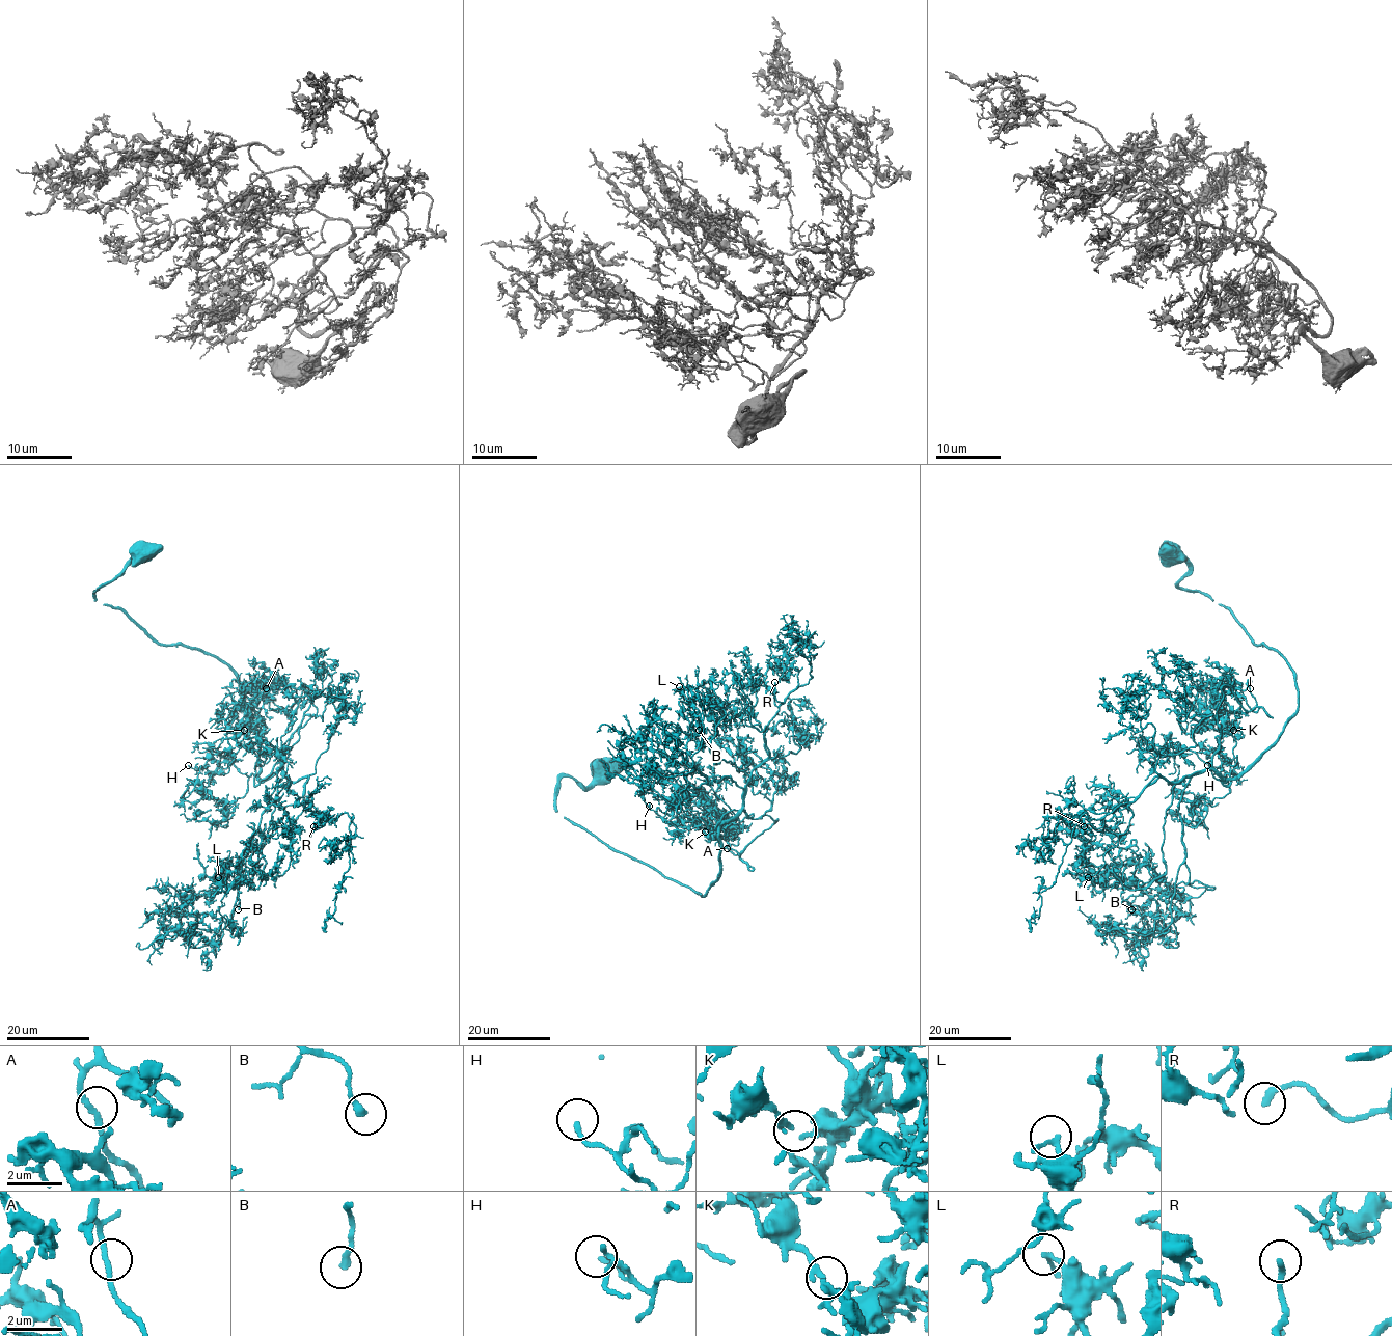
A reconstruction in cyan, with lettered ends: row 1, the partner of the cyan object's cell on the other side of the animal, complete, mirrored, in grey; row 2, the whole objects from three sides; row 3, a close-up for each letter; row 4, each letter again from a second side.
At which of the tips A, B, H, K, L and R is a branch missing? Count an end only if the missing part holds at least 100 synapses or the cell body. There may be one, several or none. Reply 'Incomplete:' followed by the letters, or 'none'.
Incomplete: R

